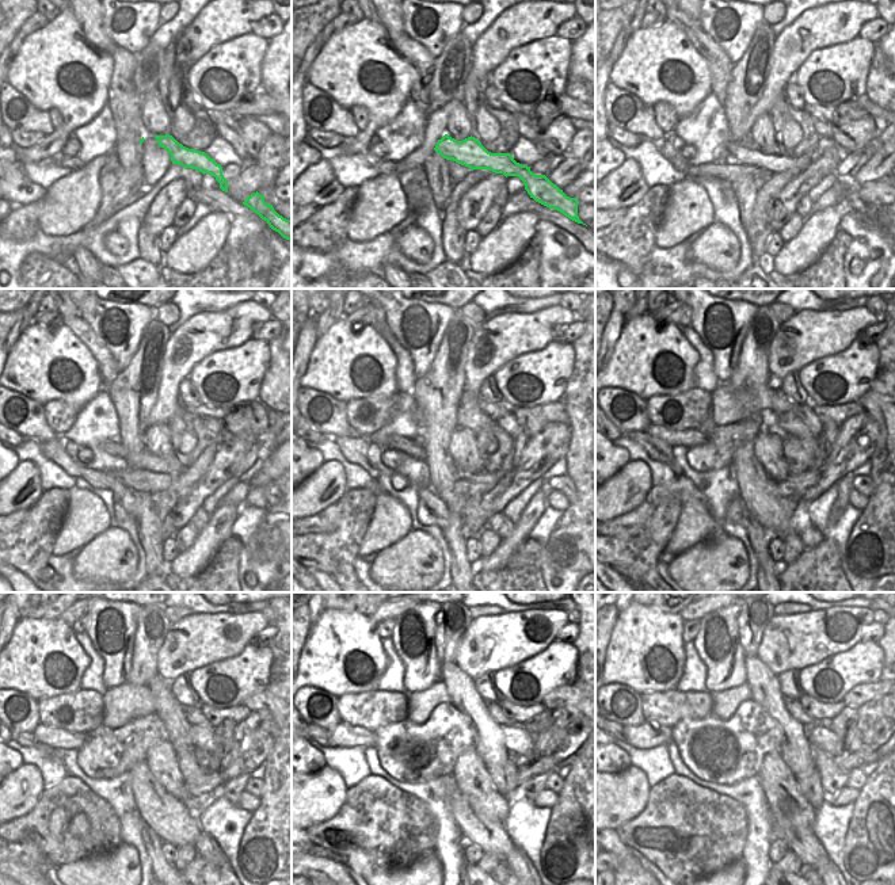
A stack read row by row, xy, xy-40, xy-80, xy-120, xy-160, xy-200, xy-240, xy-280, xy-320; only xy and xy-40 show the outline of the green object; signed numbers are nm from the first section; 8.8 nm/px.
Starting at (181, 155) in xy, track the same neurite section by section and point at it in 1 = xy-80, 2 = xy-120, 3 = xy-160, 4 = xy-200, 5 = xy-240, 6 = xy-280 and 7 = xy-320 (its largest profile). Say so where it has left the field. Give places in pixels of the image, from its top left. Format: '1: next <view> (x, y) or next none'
1: next xy-80 (745, 152)
2: next xy-120 (145, 460)
3: next xy-160 (412, 447)
4: next xy-200 (688, 438)
5: next xy-240 (56, 737)
6: next xy-280 (343, 735)
7: next xy-320 (644, 736)

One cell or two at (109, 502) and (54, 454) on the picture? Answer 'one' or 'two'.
two

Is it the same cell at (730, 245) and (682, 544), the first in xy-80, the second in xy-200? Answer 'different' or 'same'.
different

